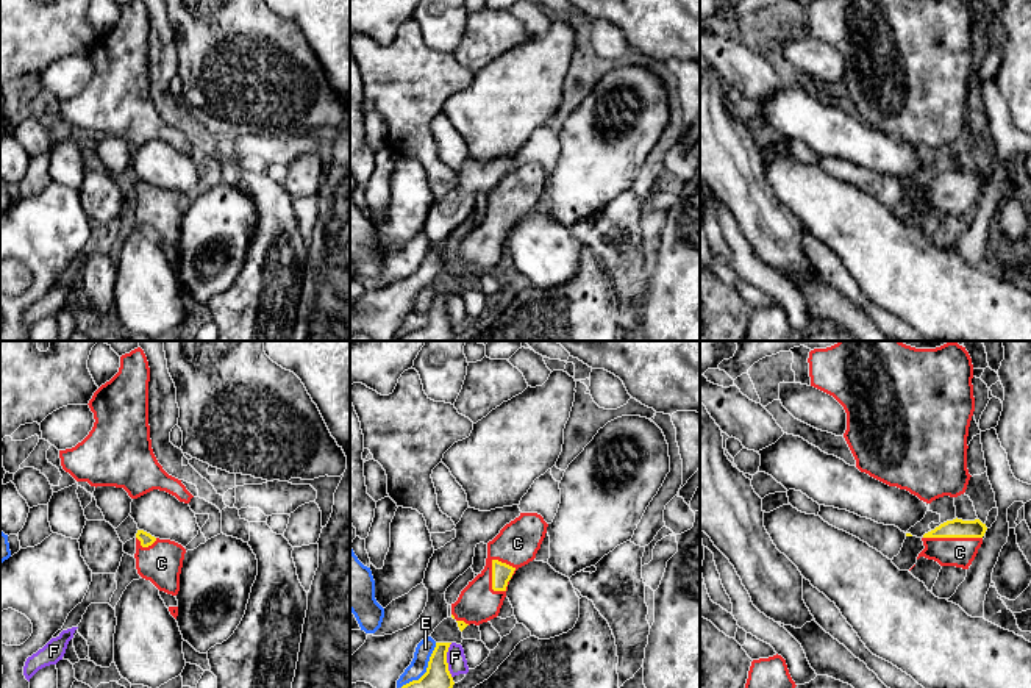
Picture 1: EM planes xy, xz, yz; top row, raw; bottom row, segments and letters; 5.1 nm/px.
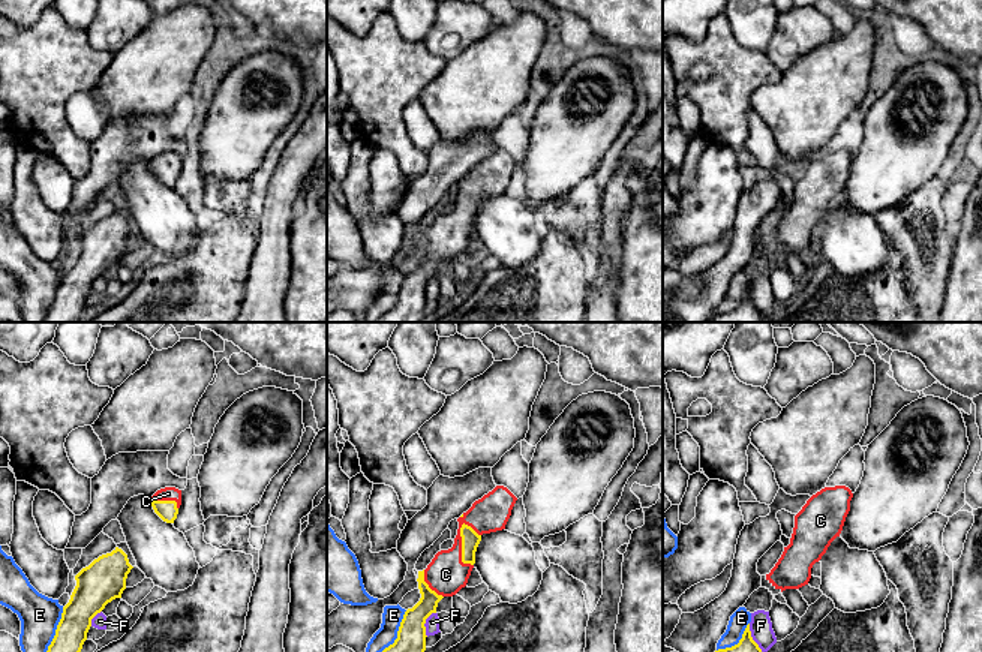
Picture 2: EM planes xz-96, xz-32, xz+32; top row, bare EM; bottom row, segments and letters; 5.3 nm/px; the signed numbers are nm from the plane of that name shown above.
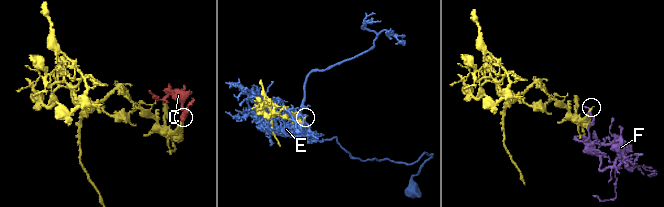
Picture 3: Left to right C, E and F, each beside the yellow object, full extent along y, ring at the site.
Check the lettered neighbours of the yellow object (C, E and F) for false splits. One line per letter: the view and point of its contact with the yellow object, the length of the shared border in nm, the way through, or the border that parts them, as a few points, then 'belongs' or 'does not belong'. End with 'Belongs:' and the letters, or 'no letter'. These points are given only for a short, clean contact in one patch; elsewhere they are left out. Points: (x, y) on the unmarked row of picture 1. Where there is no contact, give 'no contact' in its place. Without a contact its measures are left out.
C: meets yellow in xz at (492, 230); contact 190 nm long; belongs
E: meets yellow in xz at (427, 321); contact 320 nm long; does not belong
F: meets yellow in xz at (445, 310); contact 180 nm long; does not belong
Belongs: C

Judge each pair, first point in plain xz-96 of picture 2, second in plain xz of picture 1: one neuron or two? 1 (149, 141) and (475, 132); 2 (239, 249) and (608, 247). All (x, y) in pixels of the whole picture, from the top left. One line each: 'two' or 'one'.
1: two
2: two

